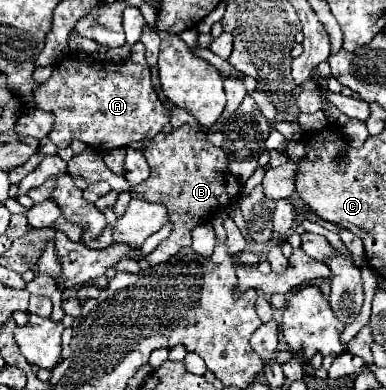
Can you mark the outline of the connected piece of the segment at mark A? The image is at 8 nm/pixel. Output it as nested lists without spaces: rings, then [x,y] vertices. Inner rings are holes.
[[[136,42],[128,60],[121,63],[90,60],[88,54],[66,54],[54,66],[52,76],[34,92],[34,104],[54,114],[48,138],[58,148],[68,148],[72,140],[80,140],[98,152],[108,152],[124,148],[128,142],[154,138],[170,122],[168,108],[152,88],[142,42]]]

